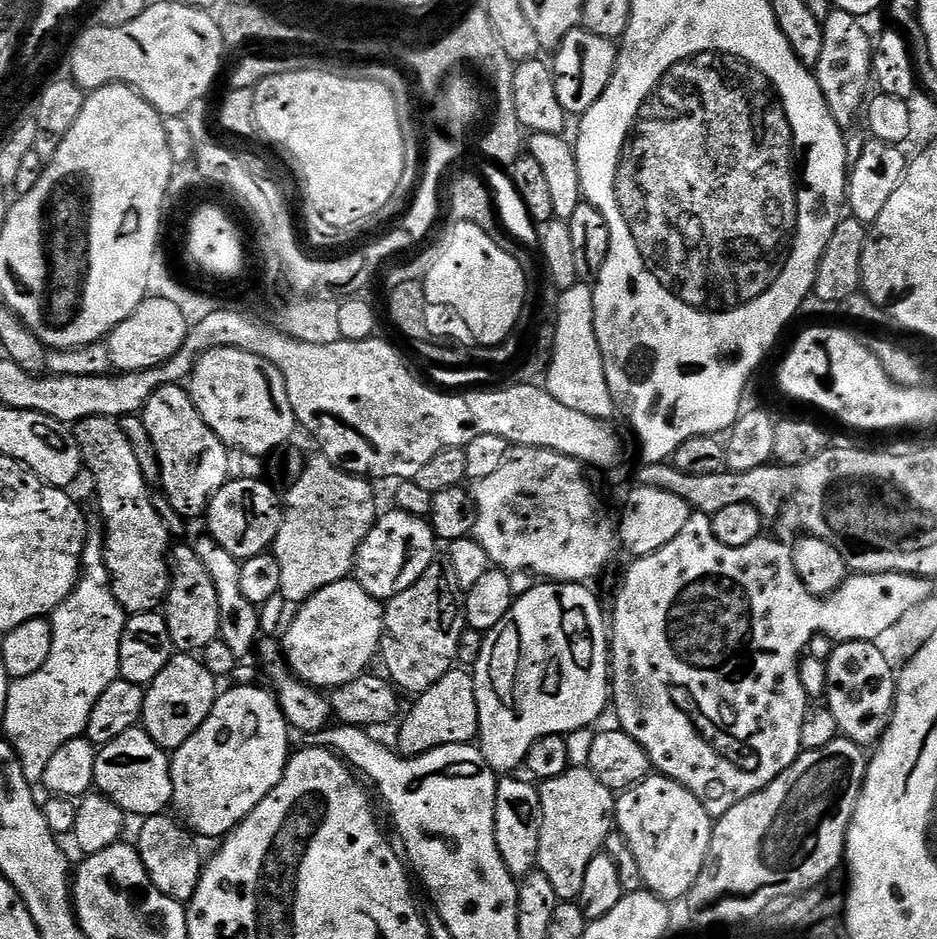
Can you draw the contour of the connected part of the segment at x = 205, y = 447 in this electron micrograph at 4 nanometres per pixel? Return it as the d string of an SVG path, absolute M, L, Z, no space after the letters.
M167 384L155 391L142 417L157 452L162 476L160 486L169 504L180 516L201 517L213 495L230 478L231 451L210 426L206 426L193 404L191 393L181 385Z

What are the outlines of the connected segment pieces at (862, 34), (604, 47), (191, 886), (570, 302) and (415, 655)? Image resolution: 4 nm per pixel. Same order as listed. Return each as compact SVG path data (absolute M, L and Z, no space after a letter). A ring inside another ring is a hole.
M839 10L832 11L829 16L826 17L825 20L822 21L824 26L824 37L822 38L822 58L818 58L818 66L814 69L814 75L816 81L818 82L818 86L822 90L822 94L826 98L826 102L828 103L828 109L830 110L830 114L836 119L836 123L840 125L841 129L848 130L852 128L854 124L857 123L858 117L856 115L861 115L862 109L866 104L866 97L869 95L868 92L868 84L870 88L870 81L873 79L872 77L872 54L874 51L874 40L870 35L868 37L868 32L863 28L861 17L855 16L854 14L846 14L845 12L841 12Z
M583 26L570 30L566 38L562 38L560 47L555 49L553 60L550 60L554 90L558 90L558 102L562 102L564 111L573 117L584 115L606 90L616 69L618 48L606 38L598 38L598 34L590 34Z
M168 814L147 817L142 826L138 849L154 886L170 898L187 902L196 892L200 874L204 871L205 861L200 860L200 852L196 849L193 833L179 819L172 816L171 818Z
M577 282L570 286L570 290L560 292L558 298L560 301L556 304L556 317L554 323L556 326L556 345L552 362L546 369L546 387L548 393L562 406L570 406L570 410L579 410L581 414L590 414L590 418L611 421L612 415L617 415L618 405L610 394L610 386L606 382L606 370L604 369L604 359L598 346L598 338L594 330L594 298L592 297L593 285Z
M447 558L433 560L426 574L422 574L410 590L402 590L402 594L387 601L378 656L381 661L384 659L387 679L401 693L419 694L430 690L438 678L452 671L452 659L466 633L464 602L465 592L458 586L454 566L450 566Z

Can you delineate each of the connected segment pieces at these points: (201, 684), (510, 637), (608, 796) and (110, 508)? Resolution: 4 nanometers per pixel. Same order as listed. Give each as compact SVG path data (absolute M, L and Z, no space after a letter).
M192 654L173 655L172 661L164 667L162 674L147 685L144 694L144 714L142 727L150 734L159 748L175 750L183 746L188 738L198 730L211 708L215 706L218 695L217 677L206 670L203 659Z
M540 582L537 583L529 592L515 597L512 601L512 605L509 608L509 612L496 626L490 629L483 637L484 645L480 648L480 653L476 656L476 668L472 672L474 678L474 686L476 687L476 697L478 698L478 722L480 723L480 734L478 737L478 747L480 753L486 758L486 762L492 767L492 771L497 774L512 774L517 771L523 765L526 754L530 750L530 746L534 746L534 742L538 742L538 738L546 738L547 736L564 736L567 733L578 730L579 728L592 728L595 725L595 720L603 714L604 711L609 711L610 708L610 624L606 619L606 612L600 609L600 600L591 592L591 587L585 586L580 582Z
M569 767L568 771L558 774L558 778L550 778L539 785L540 790L540 837L538 838L538 871L546 874L546 879L550 881L550 886L554 886L554 894L557 901L576 902L579 901L582 894L582 885L586 879L586 866L590 866L590 858L594 858L603 849L608 835L614 830L614 821L616 819L617 797L588 768Z
M95 416L80 420L74 425L74 435L78 442L83 467L92 475L96 483L96 504L100 507L98 516L104 529L104 561L108 567L112 593L128 616L137 616L143 612L157 611L163 605L170 583L170 553L172 542L168 524L162 513L152 501L153 489L149 487L142 469L134 456L134 450L120 429L120 420L110 416Z

